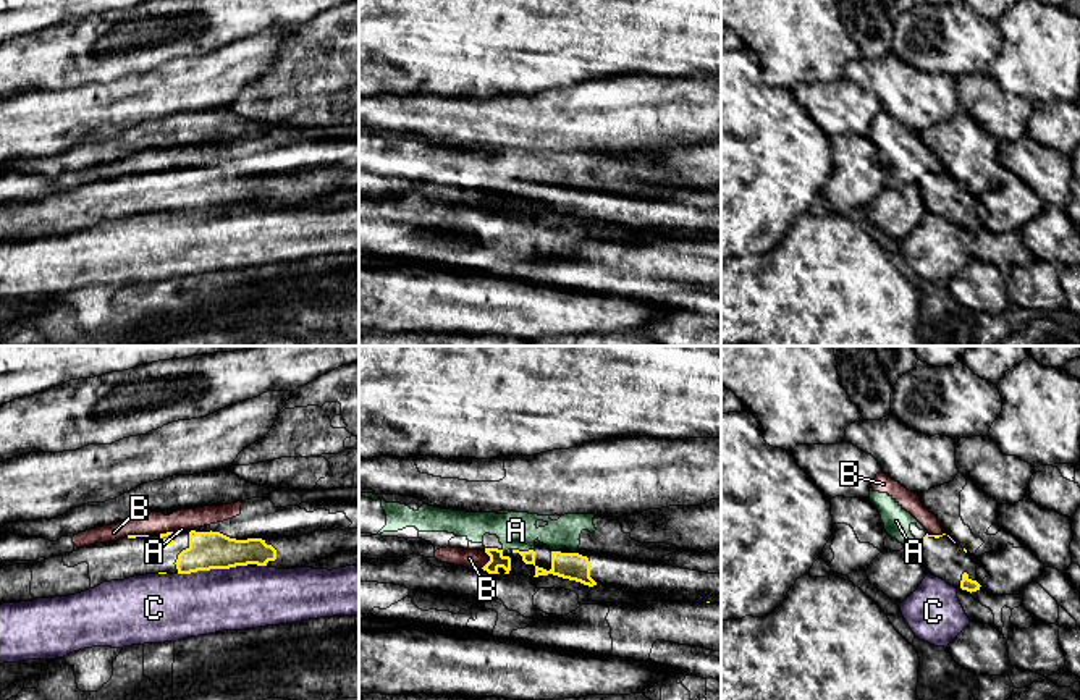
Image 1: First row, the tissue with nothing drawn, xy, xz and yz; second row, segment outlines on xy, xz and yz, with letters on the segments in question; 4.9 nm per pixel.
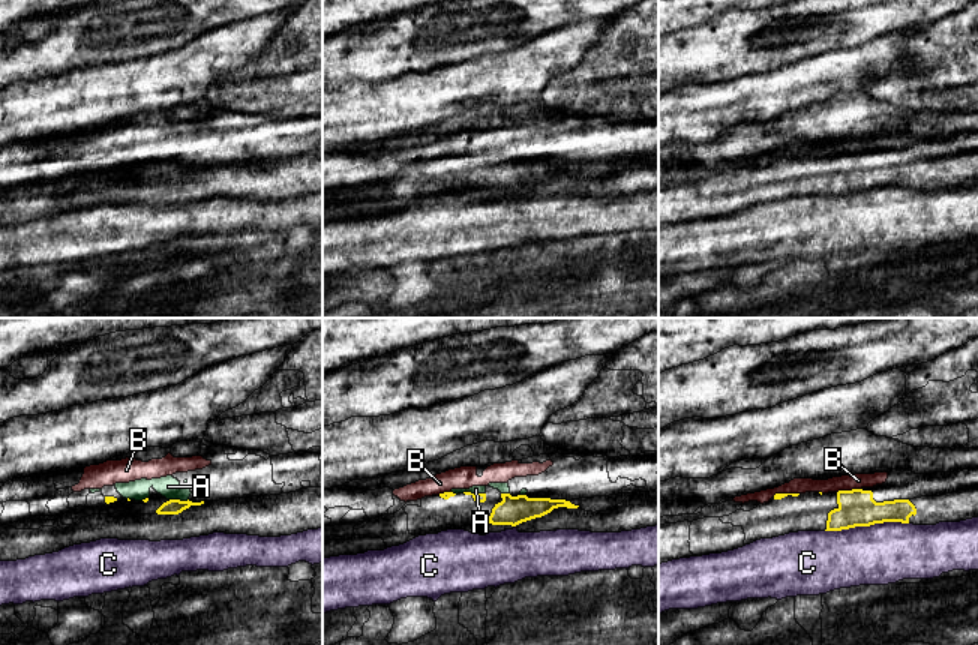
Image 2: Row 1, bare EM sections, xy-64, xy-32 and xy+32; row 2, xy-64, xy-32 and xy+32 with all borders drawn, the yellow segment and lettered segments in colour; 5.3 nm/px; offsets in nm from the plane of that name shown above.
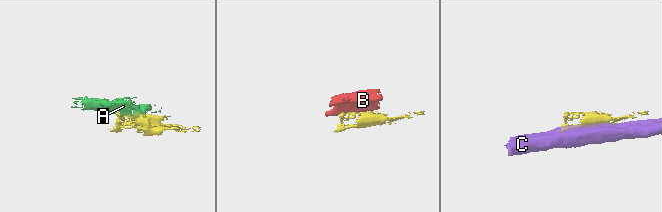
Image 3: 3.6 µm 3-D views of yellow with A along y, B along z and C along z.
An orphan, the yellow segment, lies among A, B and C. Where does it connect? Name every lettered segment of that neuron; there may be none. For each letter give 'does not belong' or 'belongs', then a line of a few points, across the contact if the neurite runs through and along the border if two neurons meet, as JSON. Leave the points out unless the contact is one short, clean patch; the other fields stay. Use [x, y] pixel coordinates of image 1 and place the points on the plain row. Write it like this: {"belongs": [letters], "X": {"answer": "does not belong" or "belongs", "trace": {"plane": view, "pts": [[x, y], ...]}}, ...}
{"belongs": [], "A": {"answer": "does not belong"}, "B": {"answer": "does not belong", "trace": {"plane": "xz", "pts": [[485, 189], [489, 198], [480, 206]]}}, "C": {"answer": "does not belong"}}

